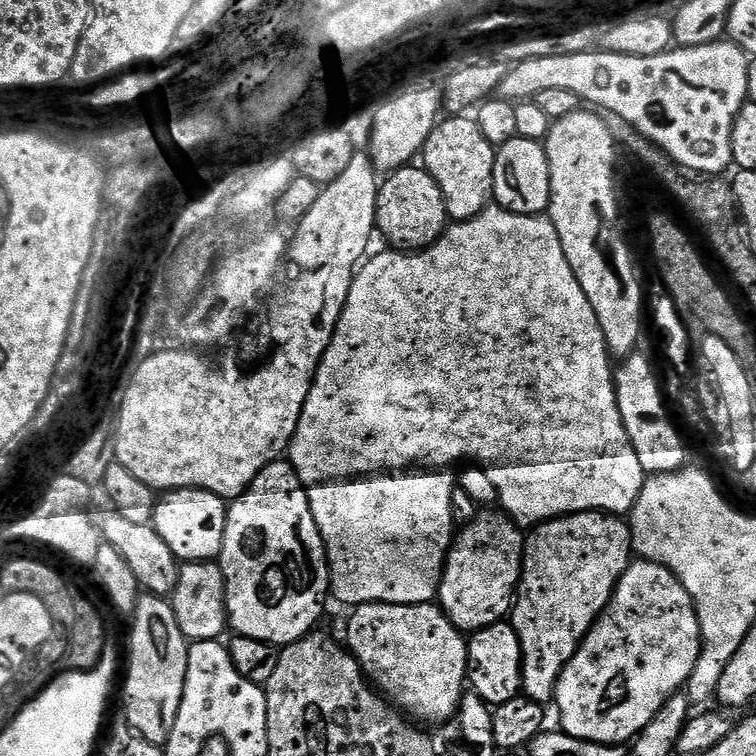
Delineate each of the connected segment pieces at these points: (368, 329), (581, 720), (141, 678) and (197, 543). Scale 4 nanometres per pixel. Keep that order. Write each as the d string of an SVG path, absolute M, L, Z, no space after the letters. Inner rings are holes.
M489 206L484 209L482 214L478 214L474 218L449 223L448 229L440 235L438 242L434 242L423 252L387 251L380 252L377 256L375 254L369 255L353 275L350 294L346 298L346 306L342 310L342 318L338 318L334 338L318 366L316 377L310 386L310 394L306 398L306 406L302 406L302 414L298 418L298 426L294 430L290 445L290 463L294 466L302 486L306 490L310 510L314 514L314 522L318 522L318 530L324 539L324 549L328 555L331 595L335 599L337 596L342 603L348 604L347 606L357 604L430 604L439 597L440 579L444 576L444 564L448 560L448 552L452 549L454 533L458 528L452 509L454 494L458 490L458 476L455 471L451 472L448 468L454 467L453 469L455 469L461 462L475 462L477 465L487 468L488 473L492 475L492 480L496 483L496 489L500 491L503 511L524 530L535 529L548 520L557 520L559 516L573 516L576 512L631 513L632 507L638 502L638 494L642 494L646 473L642 470L642 462L638 462L638 454L630 442L630 434L626 434L626 426L622 422L622 414L618 410L614 360L609 353L606 338L602 334L598 314L594 314L594 306L590 306L590 298L586 298L582 286L578 286L578 278L574 278L574 270L570 268L570 262L566 260L566 250L562 250L562 238L558 238L558 230L554 230L551 219L547 215L523 216L522 214L507 212L505 208L499 206Z
M633 559L603 614L596 622L580 649L570 658L556 683L554 705L560 711L559 727L579 740L595 744L627 745L635 741L667 700L687 685L700 658L700 619L696 603L682 582L666 566L649 560Z
M141 595L130 620L128 677L124 680L126 722L146 742L163 746L170 738L170 730L174 730L174 718L178 718L190 642L182 634L178 618L174 618L171 603L163 596Z
M178 488L175 492L165 492L159 497L151 525L162 538L162 542L170 546L177 560L212 562L219 557L222 550L227 517L228 504L221 496L215 496L201 488Z

